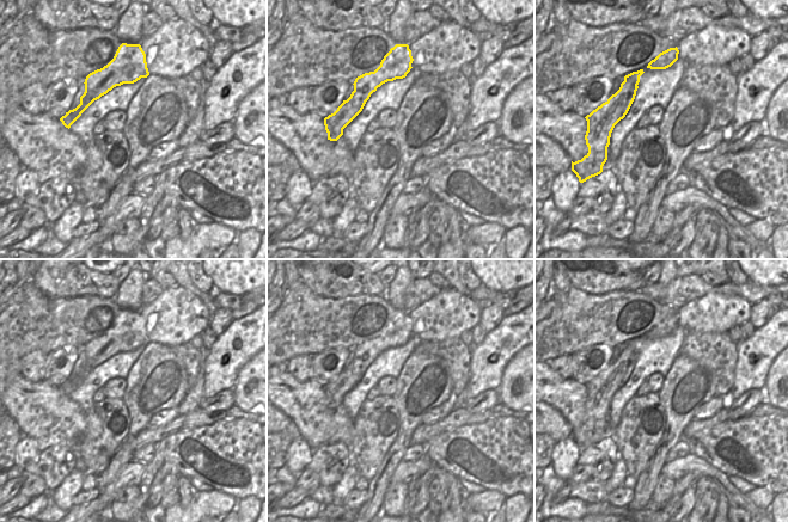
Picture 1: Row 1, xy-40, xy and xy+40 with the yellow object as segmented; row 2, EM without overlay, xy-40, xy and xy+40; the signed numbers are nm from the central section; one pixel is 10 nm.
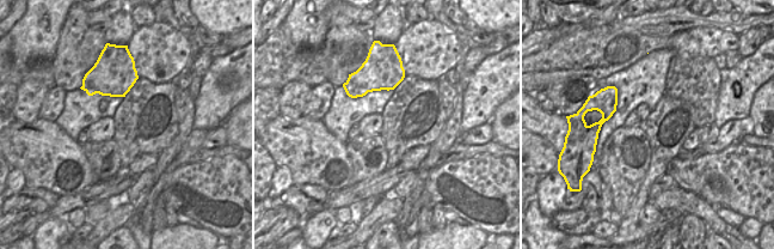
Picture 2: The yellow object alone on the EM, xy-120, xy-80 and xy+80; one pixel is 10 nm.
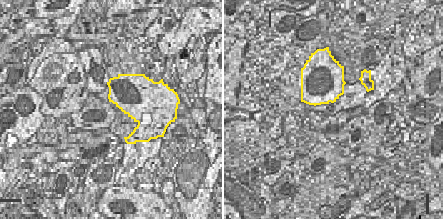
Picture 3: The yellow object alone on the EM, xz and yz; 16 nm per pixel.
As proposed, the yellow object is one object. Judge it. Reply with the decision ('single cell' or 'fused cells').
fused cells

